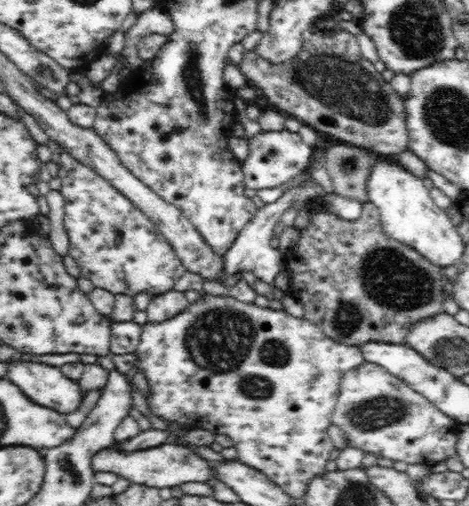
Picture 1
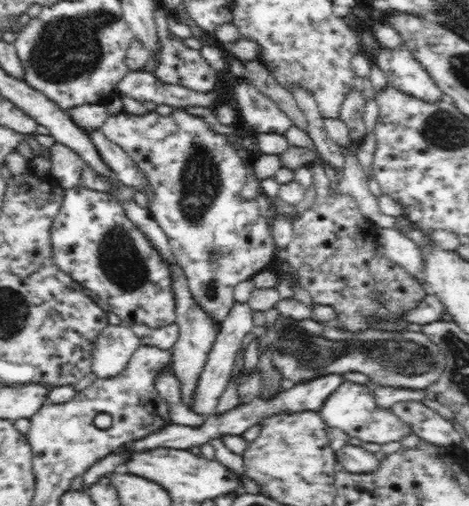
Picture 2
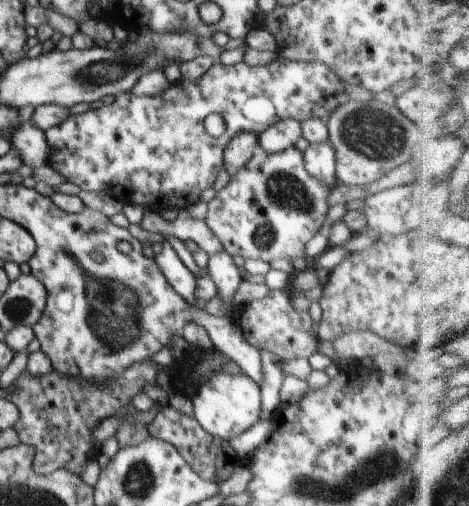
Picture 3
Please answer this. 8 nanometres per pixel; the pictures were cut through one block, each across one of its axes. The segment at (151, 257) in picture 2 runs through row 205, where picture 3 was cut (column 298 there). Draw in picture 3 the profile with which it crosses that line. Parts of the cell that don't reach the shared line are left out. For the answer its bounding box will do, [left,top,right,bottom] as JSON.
[44,55,353,212]

